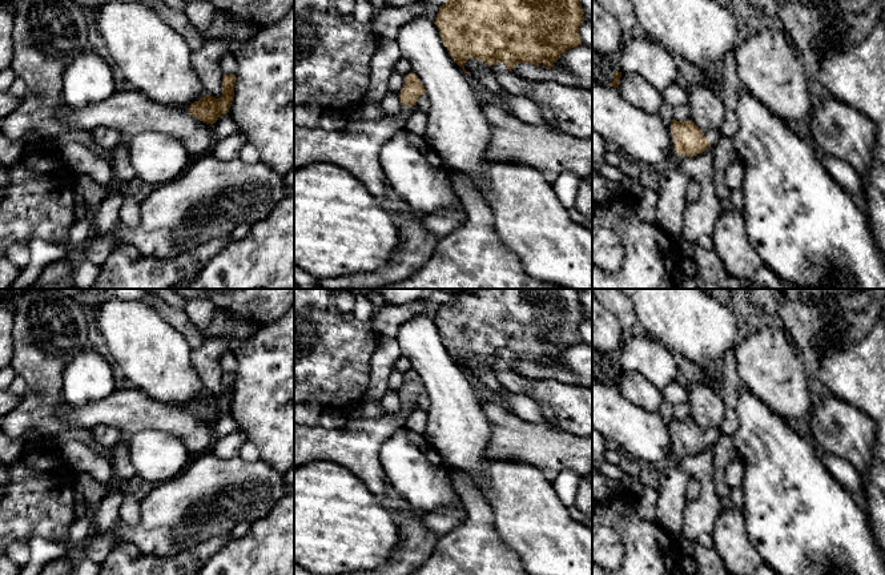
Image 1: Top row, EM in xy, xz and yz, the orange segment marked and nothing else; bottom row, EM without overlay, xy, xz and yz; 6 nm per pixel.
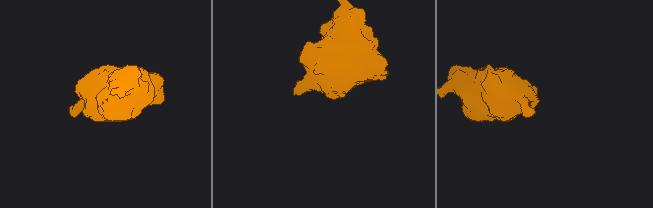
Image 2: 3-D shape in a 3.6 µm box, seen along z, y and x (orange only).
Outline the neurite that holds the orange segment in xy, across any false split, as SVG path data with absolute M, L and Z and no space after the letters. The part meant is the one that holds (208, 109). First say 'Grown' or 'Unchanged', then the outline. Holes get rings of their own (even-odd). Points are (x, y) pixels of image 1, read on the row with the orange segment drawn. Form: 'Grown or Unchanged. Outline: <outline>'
Unchanged. Outline: M224 75L222 96L216 98L206 95L188 108L189 113L200 121L213 125L221 114L228 113L230 109L234 97L236 79L236 75Z

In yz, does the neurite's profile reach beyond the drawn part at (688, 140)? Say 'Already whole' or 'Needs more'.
Needs more

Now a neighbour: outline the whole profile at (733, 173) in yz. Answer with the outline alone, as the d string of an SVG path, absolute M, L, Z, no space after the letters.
M739 157L733 158L724 170L725 182L729 189L743 188L744 165Z

